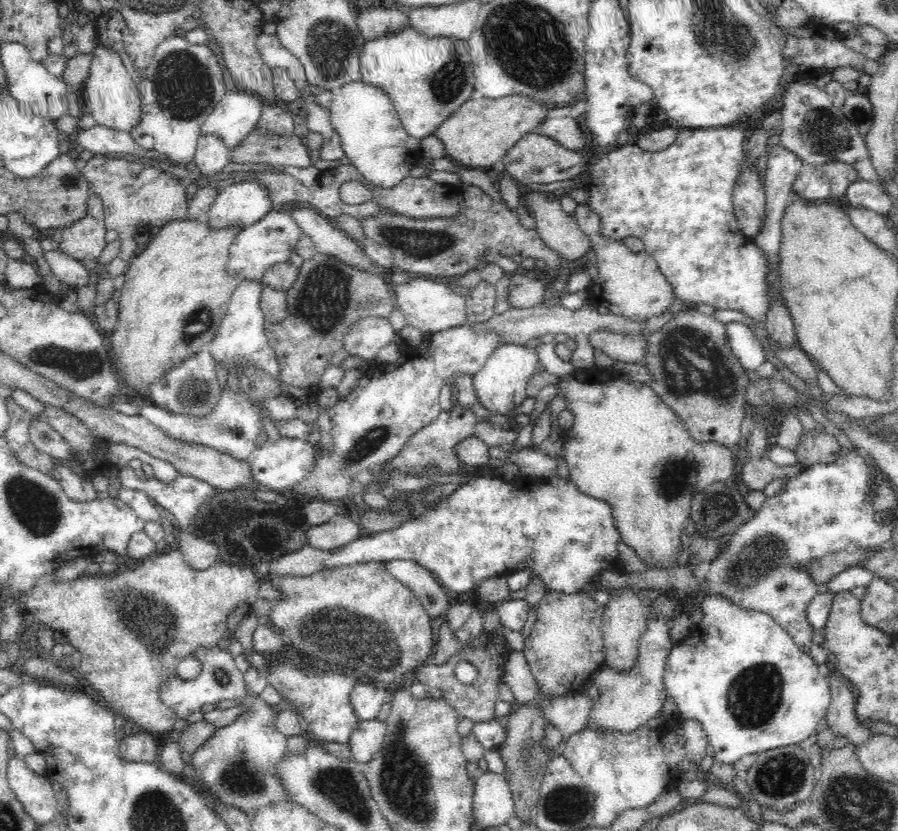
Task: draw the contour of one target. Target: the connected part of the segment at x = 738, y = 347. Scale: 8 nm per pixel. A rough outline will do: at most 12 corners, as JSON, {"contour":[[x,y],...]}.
{"contour":[[726,323],[726,339],[742,369],[755,377],[767,362],[750,326]]}

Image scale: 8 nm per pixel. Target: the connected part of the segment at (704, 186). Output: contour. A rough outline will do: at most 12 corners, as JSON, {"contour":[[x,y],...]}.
{"contour":[[742,126],[592,160],[587,208],[640,238],[676,307],[763,321],[768,257],[739,234]]}

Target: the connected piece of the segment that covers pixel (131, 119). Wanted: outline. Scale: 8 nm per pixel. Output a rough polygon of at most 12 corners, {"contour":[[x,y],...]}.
{"contour":[[98,44],[81,89],[100,126],[132,132],[141,121],[133,78]]}

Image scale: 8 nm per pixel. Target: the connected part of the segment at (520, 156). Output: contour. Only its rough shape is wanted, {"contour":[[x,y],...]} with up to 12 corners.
{"contour":[[536,132],[498,167],[521,186],[577,178],[585,154]]}

